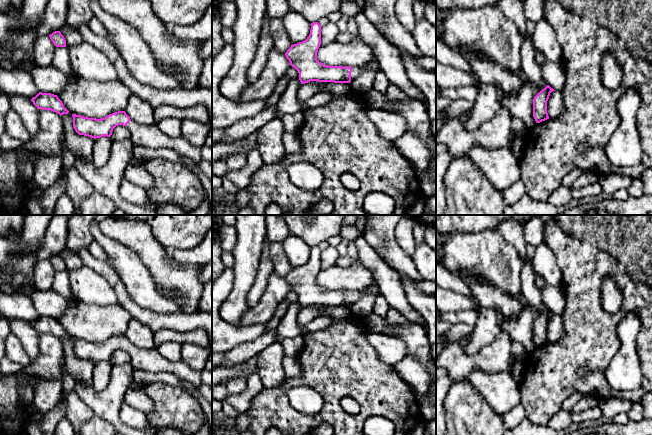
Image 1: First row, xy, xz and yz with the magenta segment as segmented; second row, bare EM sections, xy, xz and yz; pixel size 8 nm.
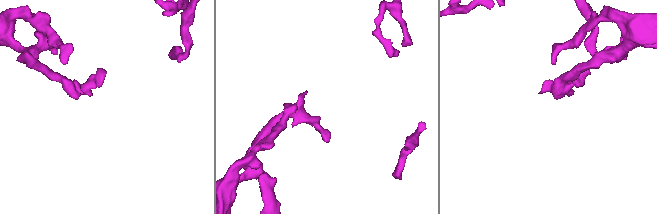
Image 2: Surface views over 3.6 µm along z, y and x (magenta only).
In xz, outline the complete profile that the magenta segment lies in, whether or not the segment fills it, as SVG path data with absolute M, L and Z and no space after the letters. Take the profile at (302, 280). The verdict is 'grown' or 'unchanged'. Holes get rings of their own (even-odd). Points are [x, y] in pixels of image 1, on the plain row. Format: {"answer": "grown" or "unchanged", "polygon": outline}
{"answer": "grown", "polygon": "M311 247L310 258L306 264L291 271L285 277L290 289L299 297L301 308L310 305L350 307L352 301L359 300L362 291L328 290L317 284L317 276L321 269L321 250Z"}

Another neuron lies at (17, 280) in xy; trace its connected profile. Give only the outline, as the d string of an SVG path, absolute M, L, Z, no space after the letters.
M19 273L14 274L11 279L11 283L16 287L22 286L25 283L25 281L25 277Z

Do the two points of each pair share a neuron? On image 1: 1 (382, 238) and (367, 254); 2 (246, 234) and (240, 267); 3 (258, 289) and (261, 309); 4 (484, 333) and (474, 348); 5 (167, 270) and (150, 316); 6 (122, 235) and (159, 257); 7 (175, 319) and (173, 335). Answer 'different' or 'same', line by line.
1: different
2: same
3: different
4: same
5: different
6: same
7: different

